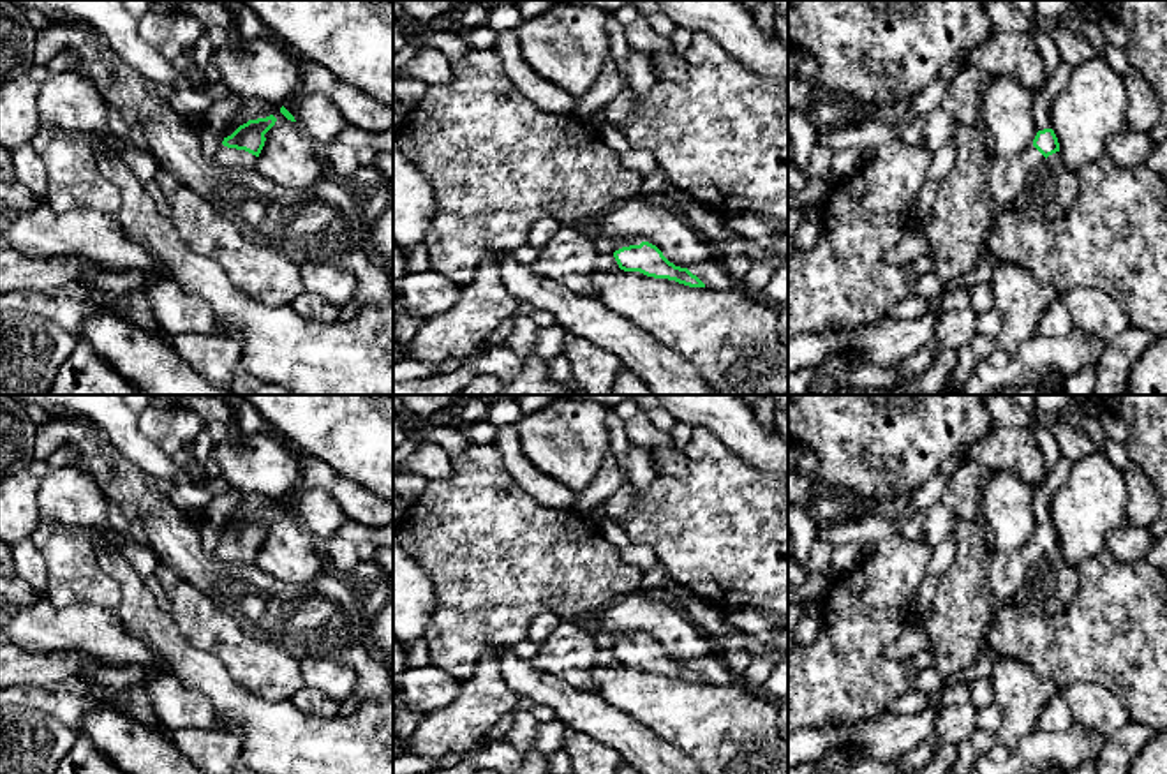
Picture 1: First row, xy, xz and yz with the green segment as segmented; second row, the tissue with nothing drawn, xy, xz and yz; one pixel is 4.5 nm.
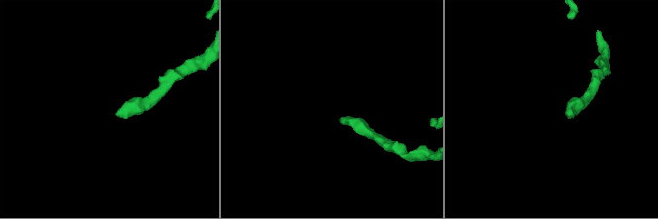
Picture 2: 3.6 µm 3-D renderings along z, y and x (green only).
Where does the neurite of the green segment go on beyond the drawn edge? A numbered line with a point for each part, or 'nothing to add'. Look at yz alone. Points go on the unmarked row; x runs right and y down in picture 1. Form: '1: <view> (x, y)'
1: yz (1005, 570)

